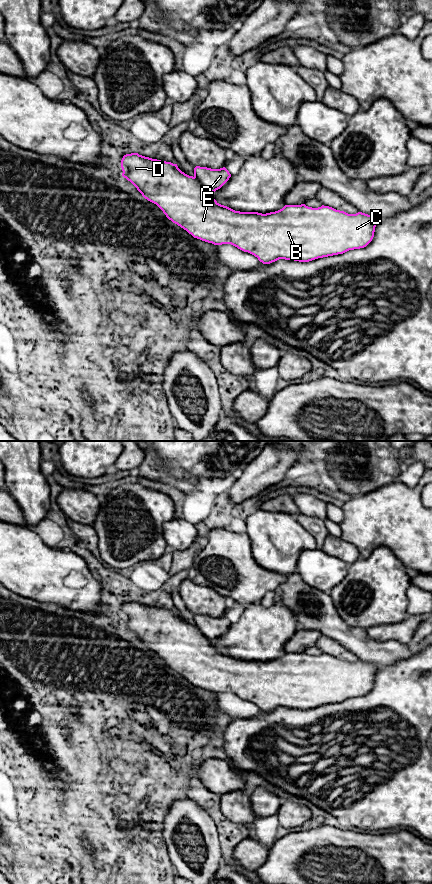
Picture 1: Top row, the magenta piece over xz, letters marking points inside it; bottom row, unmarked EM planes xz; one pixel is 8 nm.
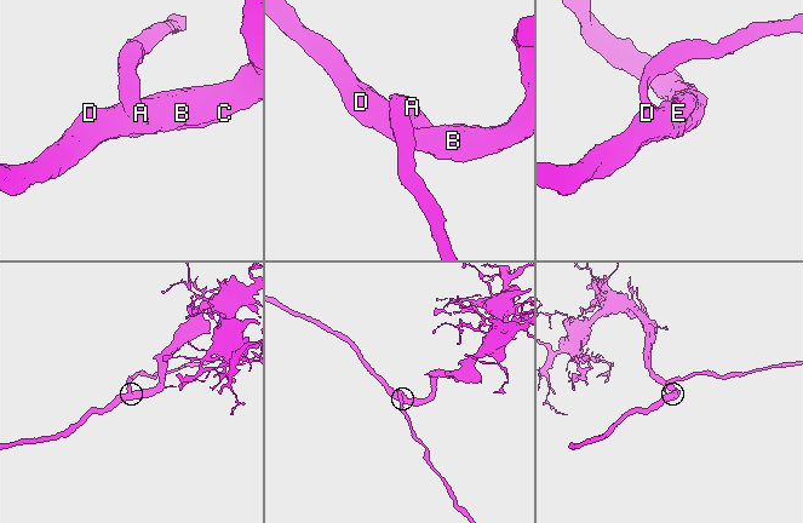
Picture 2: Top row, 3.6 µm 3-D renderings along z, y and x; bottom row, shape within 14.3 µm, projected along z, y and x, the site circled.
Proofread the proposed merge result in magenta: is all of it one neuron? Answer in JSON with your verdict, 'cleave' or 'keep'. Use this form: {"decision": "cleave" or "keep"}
{"decision": "keep"}

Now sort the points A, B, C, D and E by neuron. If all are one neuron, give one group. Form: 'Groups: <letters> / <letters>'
Groups: A B C D E

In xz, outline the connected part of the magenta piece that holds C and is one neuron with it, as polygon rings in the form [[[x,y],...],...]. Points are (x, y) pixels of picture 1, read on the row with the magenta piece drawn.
[[[126,154],[121,160],[122,176],[130,181],[142,196],[156,204],[173,223],[194,238],[214,245],[231,244],[258,258],[263,264],[279,259],[309,262],[318,258],[343,254],[366,247],[373,239],[379,217],[362,212],[348,214],[329,206],[318,208],[285,205],[266,214],[240,212],[219,204],[212,193],[231,177],[223,167],[211,169],[196,166],[194,175],[182,172],[177,164],[139,155]]]

